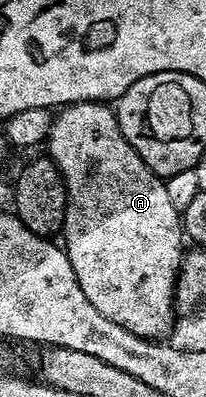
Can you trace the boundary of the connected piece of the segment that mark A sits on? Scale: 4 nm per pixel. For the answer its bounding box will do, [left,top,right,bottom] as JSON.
[44,102,184,339]

